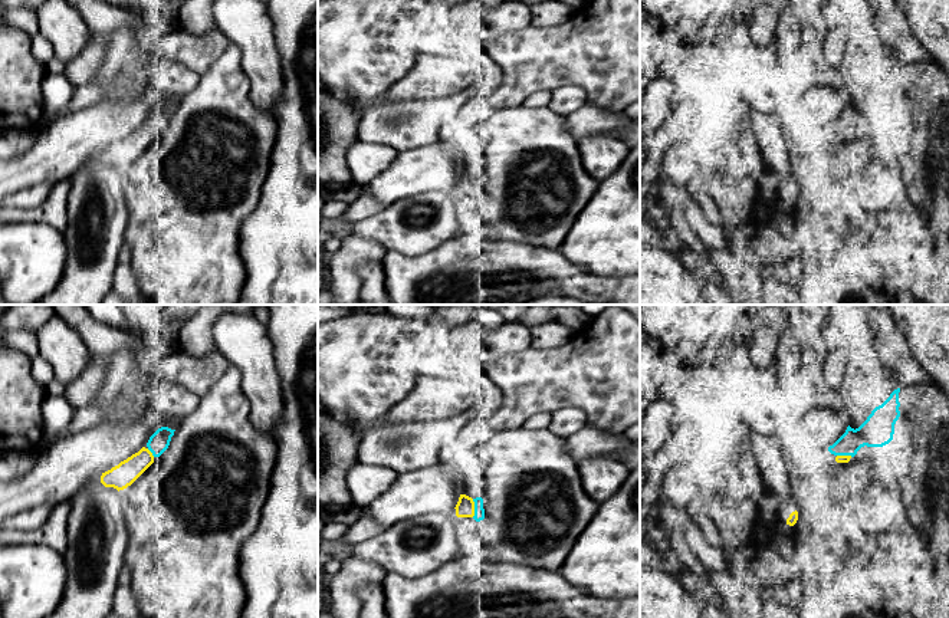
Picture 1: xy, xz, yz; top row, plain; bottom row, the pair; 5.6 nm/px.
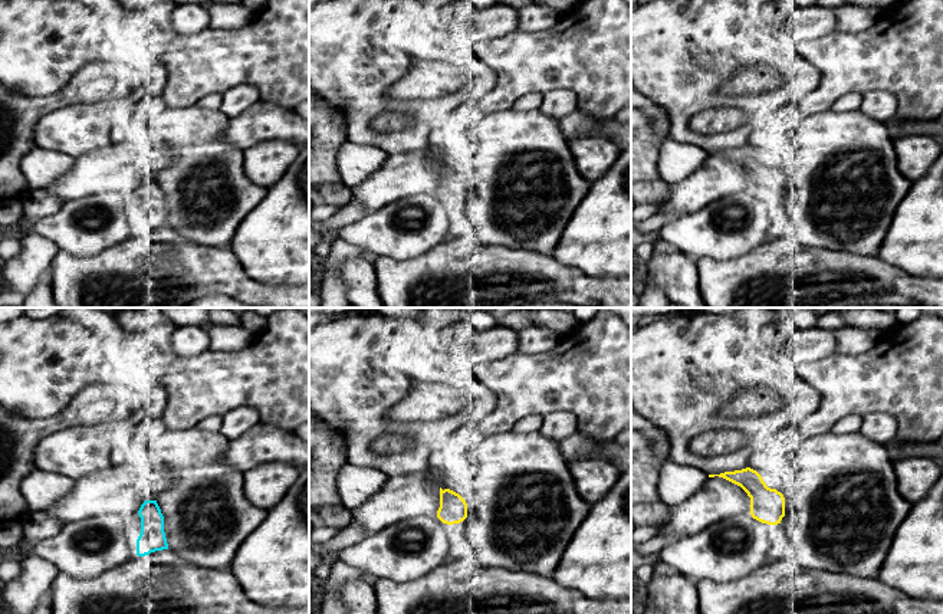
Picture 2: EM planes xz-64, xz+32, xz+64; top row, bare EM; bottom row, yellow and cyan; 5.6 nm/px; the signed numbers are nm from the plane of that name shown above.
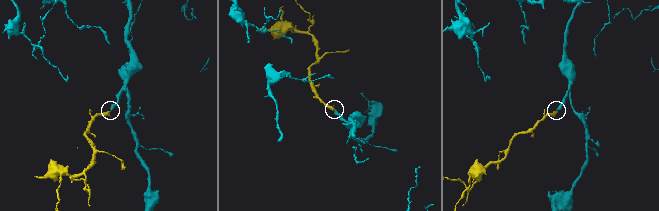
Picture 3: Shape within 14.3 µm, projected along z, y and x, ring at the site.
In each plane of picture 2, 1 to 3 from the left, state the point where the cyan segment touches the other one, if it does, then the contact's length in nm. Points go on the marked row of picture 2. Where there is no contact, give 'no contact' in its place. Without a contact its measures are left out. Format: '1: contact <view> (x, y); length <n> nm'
1: no contact
2: no contact
3: no contact

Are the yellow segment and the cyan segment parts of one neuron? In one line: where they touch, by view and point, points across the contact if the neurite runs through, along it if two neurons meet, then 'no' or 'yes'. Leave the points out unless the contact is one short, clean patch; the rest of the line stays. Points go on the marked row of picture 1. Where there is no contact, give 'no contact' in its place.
contact xz (473, 508); yes

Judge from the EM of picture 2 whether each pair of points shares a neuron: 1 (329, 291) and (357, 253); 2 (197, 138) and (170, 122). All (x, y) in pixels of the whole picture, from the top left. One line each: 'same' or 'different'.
1: same
2: same

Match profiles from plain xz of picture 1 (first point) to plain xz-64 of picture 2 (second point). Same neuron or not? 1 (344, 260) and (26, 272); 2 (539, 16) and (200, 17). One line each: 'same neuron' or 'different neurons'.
1: same neuron
2: different neurons

